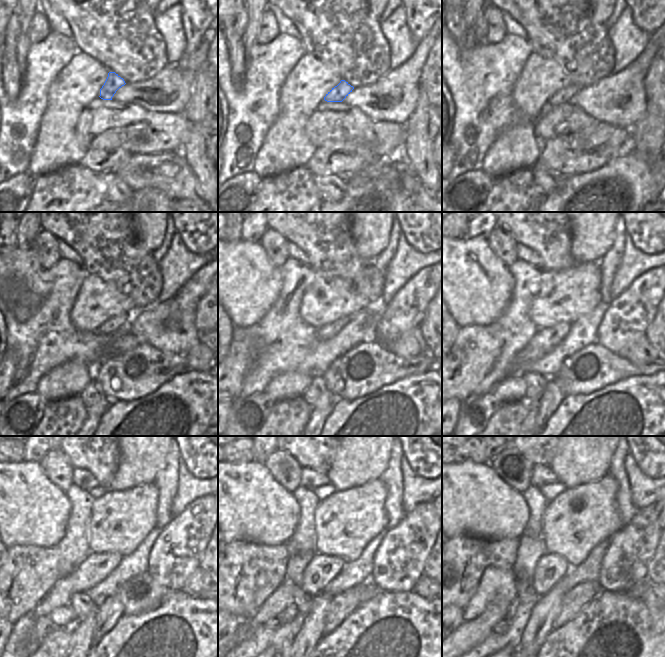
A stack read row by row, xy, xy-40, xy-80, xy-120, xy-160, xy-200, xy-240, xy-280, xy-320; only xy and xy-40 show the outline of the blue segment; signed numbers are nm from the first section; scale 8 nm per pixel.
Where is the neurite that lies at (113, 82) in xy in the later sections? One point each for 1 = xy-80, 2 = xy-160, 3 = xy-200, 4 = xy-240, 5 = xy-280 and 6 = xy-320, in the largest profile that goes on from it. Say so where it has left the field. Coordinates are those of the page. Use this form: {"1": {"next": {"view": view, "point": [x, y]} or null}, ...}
{"1": {"next": {"view": "xy-80", "point": [562, 96]}}, "2": {"next": {"view": "xy-160", "point": [327, 332]}}, "3": {"next": {"view": "xy-200", "point": [545, 339]}}, "4": {"next": {"view": "xy-240", "point": [96, 567]}}, "5": {"next": {"view": "xy-280", "point": [322, 568]}}, "6": {"next": {"view": "xy-320", "point": [550, 568]}}}

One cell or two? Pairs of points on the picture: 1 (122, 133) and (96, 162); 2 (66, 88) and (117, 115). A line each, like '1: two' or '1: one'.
1: two
2: two

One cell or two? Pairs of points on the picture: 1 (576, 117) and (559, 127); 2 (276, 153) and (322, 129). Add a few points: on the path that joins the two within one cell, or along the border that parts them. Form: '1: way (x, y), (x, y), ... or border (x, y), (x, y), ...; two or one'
1: way (572, 119), (568, 119), (563, 123); one
2: border (312, 113), (306, 121), (306, 136), (316, 147); two

